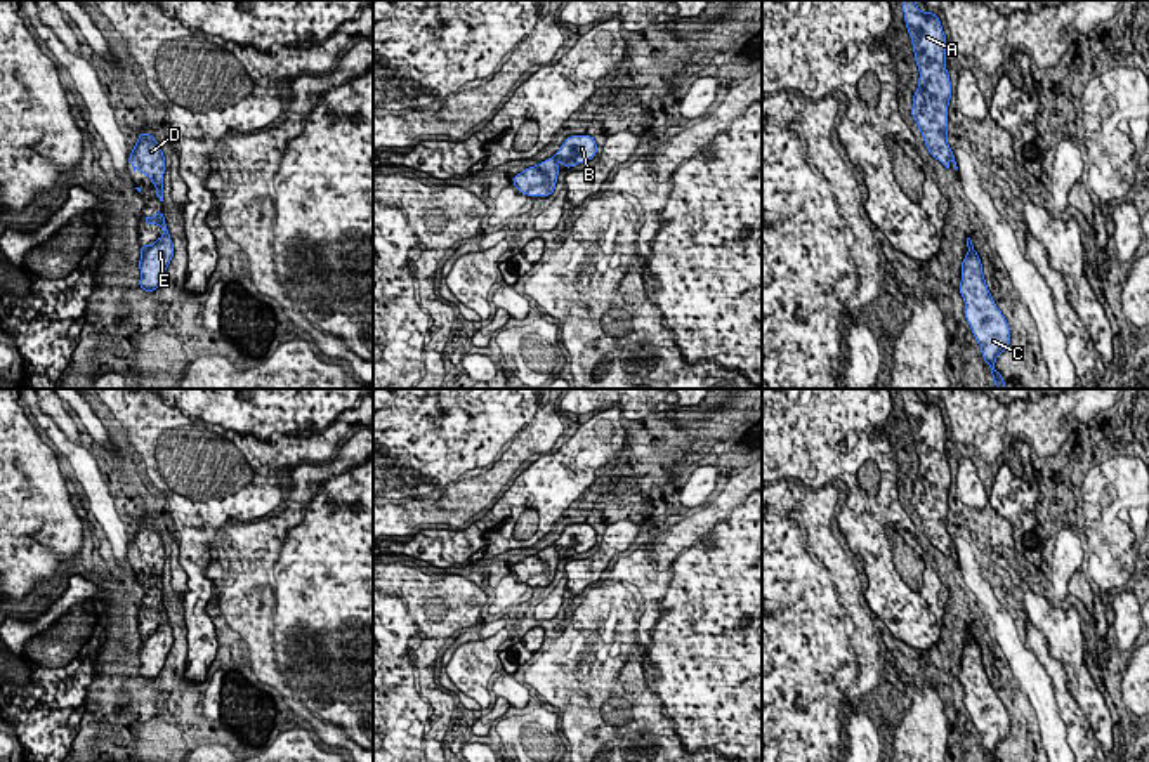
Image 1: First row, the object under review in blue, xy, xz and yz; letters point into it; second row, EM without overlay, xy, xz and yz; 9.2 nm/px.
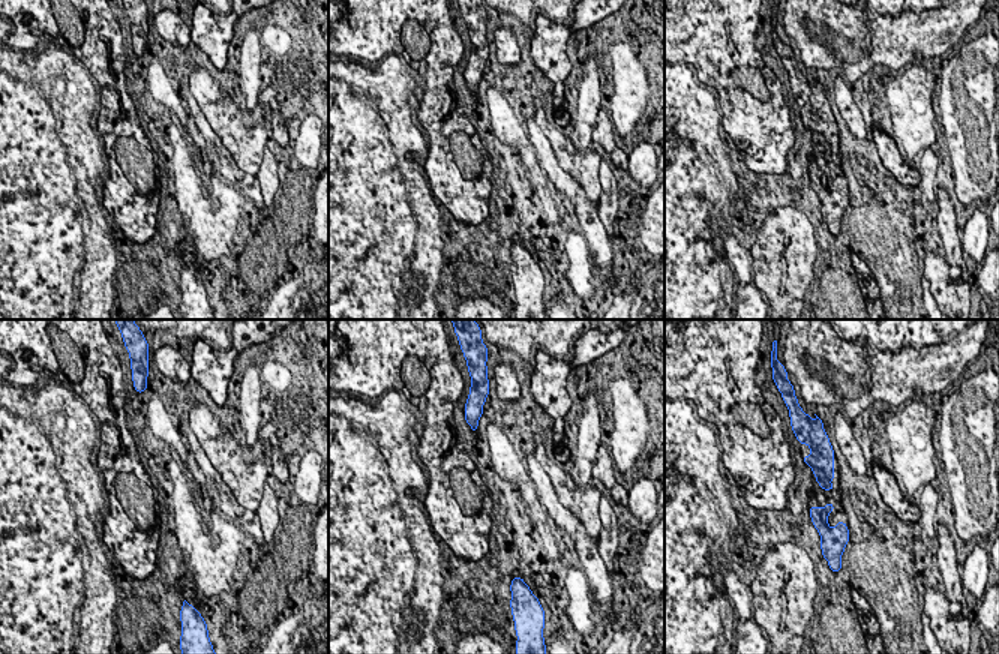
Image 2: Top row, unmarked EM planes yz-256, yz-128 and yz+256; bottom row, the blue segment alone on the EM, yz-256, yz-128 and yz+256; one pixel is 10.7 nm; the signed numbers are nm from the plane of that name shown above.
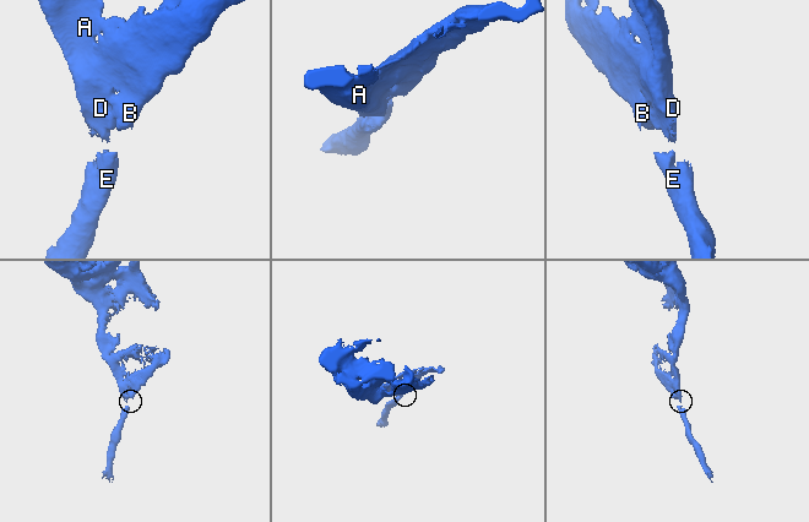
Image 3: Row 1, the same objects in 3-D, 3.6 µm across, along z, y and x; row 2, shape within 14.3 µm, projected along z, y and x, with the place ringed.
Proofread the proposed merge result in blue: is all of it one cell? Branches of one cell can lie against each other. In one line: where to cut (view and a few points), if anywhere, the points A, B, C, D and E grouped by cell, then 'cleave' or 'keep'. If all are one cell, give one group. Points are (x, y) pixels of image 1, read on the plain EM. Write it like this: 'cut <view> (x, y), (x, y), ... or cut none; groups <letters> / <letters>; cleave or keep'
cut none; groups A B C D E; keep

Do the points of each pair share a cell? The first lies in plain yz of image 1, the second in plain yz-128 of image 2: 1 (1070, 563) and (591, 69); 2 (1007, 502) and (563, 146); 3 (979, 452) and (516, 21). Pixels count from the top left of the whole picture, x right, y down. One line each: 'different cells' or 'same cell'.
1: same cell
2: different cells
3: same cell

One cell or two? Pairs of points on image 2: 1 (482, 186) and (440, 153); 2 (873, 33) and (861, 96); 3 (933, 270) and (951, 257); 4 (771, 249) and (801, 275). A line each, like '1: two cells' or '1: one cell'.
1: one cell
2: two cells
3: two cells
4: one cell

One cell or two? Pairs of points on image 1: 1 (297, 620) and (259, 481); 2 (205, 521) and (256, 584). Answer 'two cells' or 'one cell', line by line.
1: two cells
2: two cells

